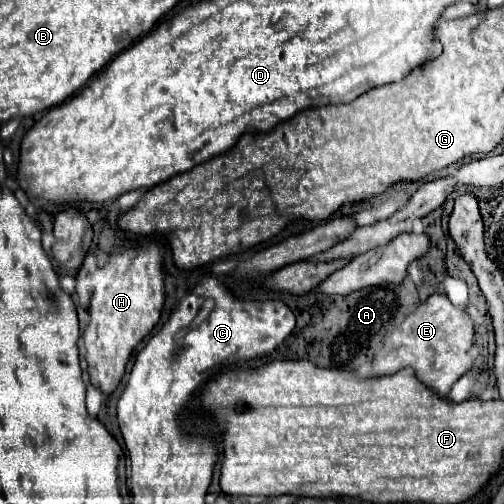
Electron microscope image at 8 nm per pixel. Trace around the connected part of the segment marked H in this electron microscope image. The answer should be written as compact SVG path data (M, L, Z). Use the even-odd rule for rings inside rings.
M149 244L143 248L117 250L113 256L109 256L103 268L97 268L95 256L87 254L81 266L83 272L91 270L89 274L91 286L85 284L85 280L81 282L77 280L79 304L85 310L89 306L89 290L91 290L91 306L89 306L91 322L83 334L87 374L91 384L107 396L119 386L125 374L125 366L137 344L155 328L155 324L161 318L161 308L165 302L161 260L163 260L163 248L159 244Z

